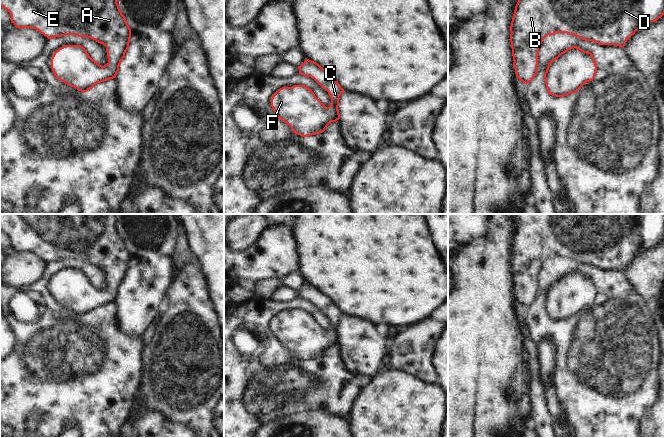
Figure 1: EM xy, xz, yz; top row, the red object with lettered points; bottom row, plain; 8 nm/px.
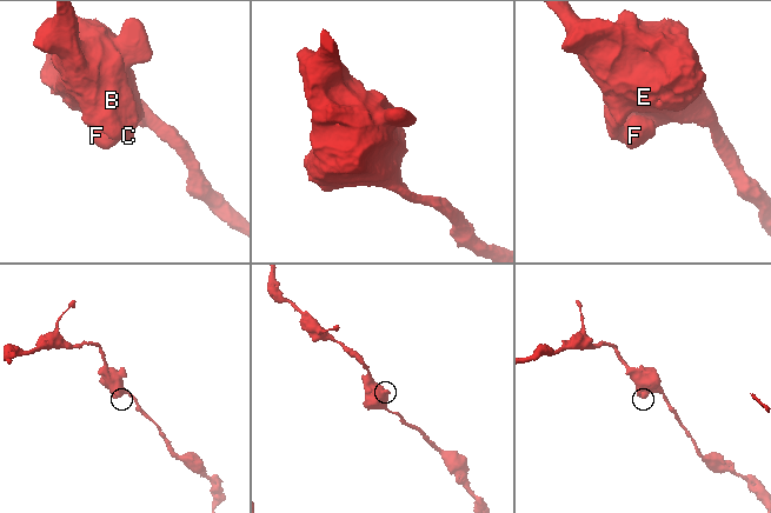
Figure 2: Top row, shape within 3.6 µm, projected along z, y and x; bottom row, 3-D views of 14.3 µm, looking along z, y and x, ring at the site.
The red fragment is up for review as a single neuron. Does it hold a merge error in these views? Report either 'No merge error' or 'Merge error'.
No merge error.

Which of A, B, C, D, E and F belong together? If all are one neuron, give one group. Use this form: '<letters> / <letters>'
A B C D E F

